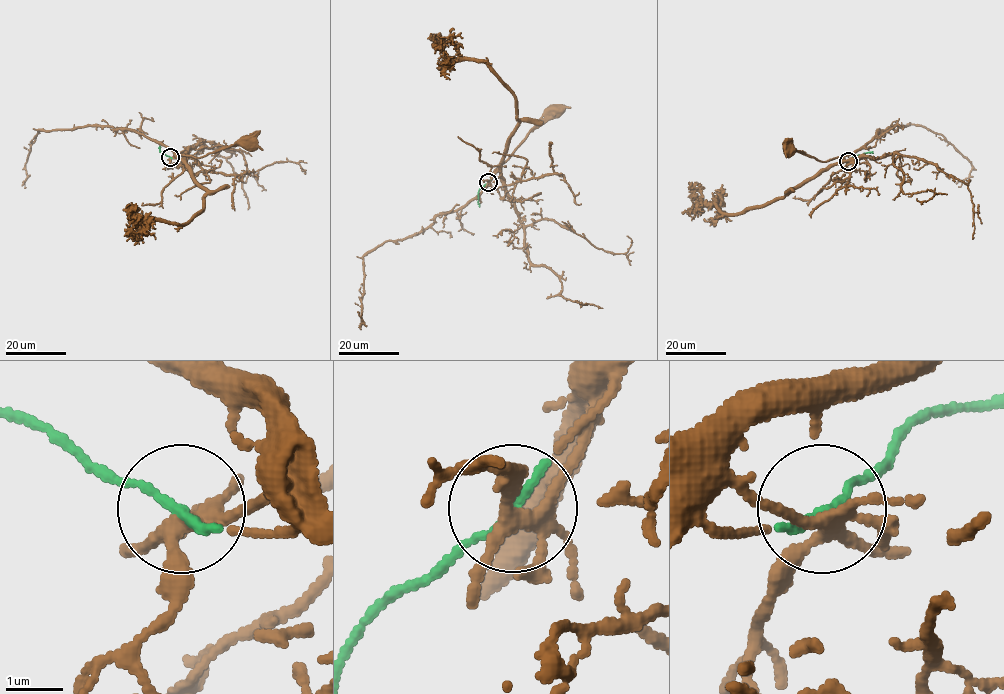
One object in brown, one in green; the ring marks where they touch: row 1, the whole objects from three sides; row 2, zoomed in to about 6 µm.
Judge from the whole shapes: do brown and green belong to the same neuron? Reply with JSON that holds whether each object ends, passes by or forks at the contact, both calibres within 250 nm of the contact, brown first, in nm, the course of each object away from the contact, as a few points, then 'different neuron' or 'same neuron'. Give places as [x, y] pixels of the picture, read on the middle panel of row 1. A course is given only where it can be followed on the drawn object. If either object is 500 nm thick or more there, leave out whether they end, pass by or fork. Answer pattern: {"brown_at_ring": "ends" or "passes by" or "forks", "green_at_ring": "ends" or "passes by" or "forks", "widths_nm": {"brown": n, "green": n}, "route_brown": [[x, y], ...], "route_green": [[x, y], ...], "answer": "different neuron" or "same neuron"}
{"brown_at_ring": "forks", "green_at_ring": "ends", "widths_nm": {"brown": 280, "green": 200}, "route_brown": [[488, 182], [529, 132], [556, 111]], "route_green": [[488, 182], [478, 191], [479, 207]], "answer": "same neuron"}

